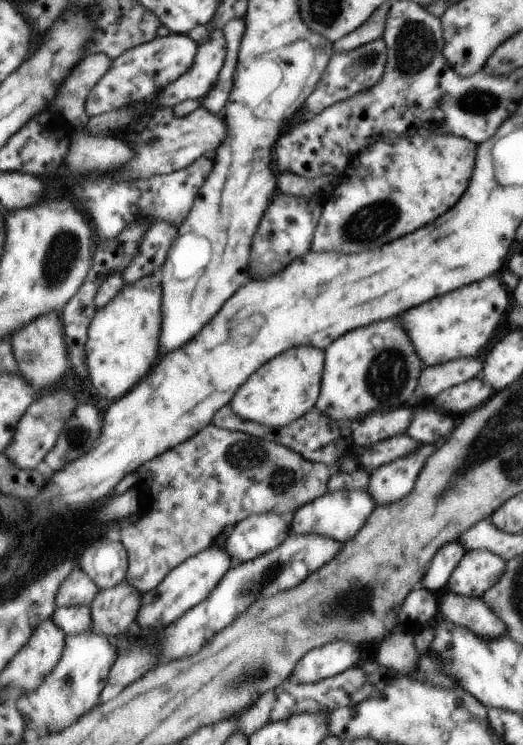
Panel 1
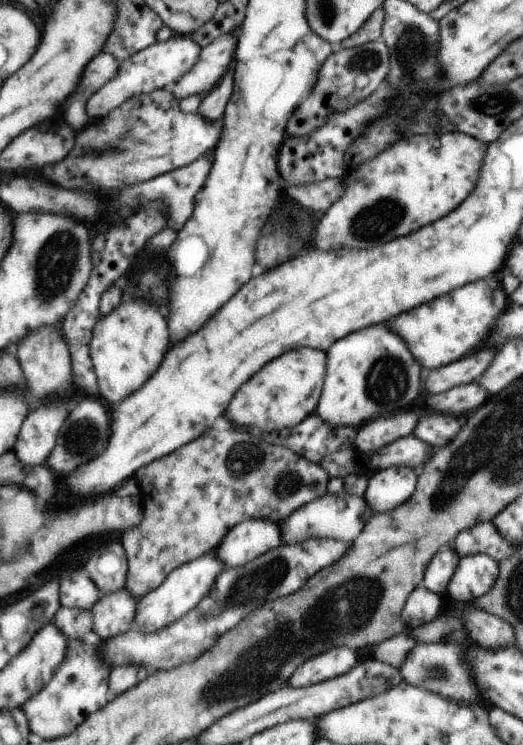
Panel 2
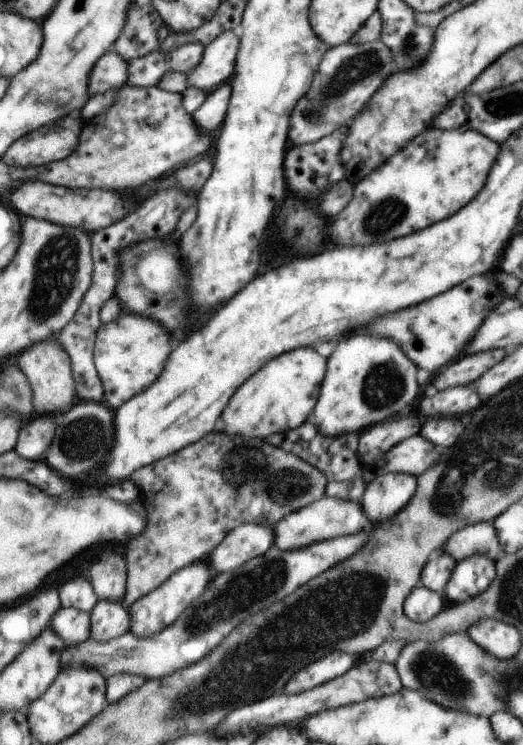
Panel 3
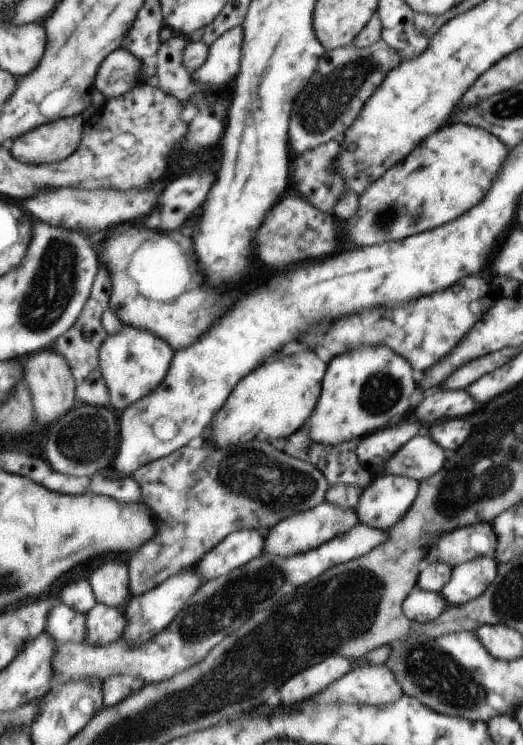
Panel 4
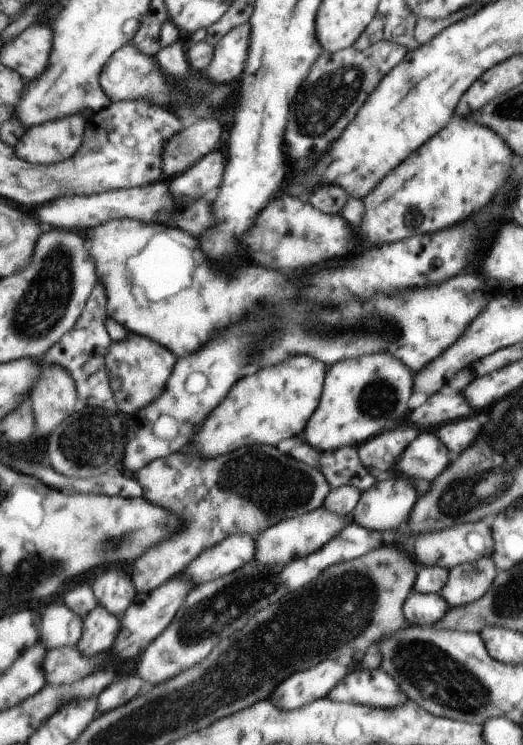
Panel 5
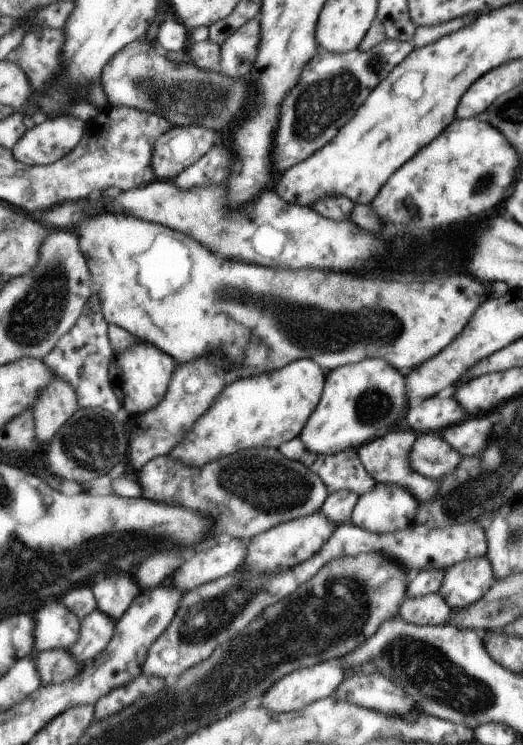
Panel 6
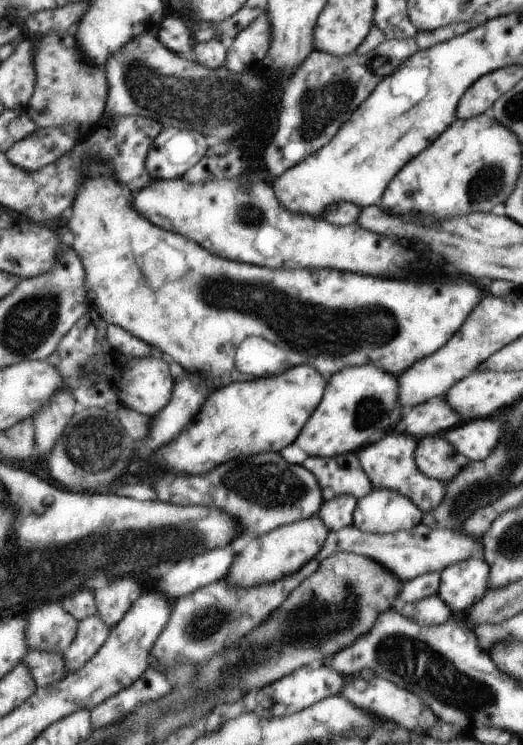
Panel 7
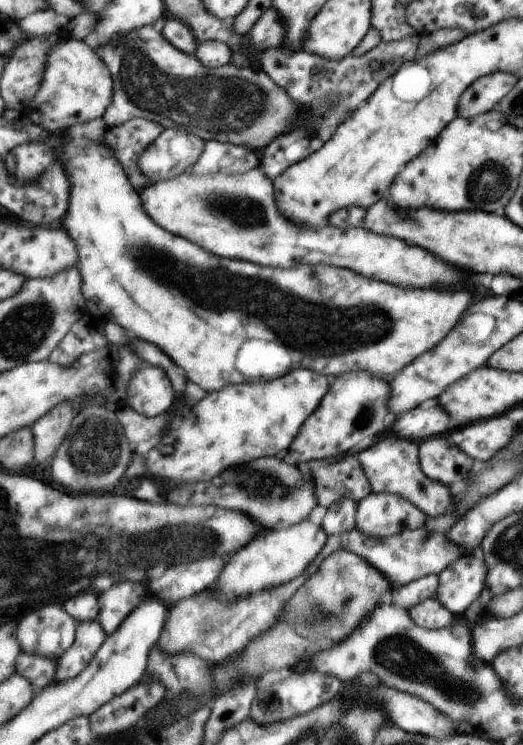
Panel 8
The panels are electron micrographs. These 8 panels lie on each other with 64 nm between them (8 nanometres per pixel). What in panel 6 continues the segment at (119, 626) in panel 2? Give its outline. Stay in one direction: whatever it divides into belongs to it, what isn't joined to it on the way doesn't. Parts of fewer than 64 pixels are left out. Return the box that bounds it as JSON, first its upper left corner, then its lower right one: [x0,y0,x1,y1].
[70,609,117,664]

